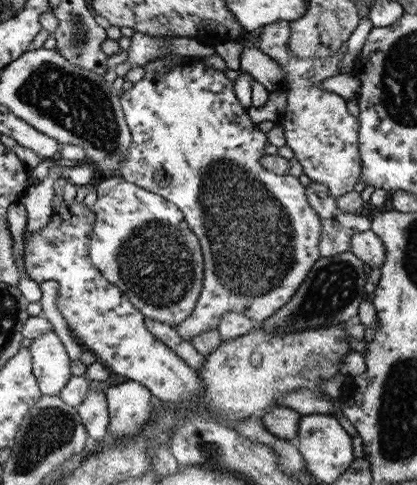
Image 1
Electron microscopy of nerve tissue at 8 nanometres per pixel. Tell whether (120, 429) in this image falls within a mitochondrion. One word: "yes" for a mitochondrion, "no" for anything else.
no

